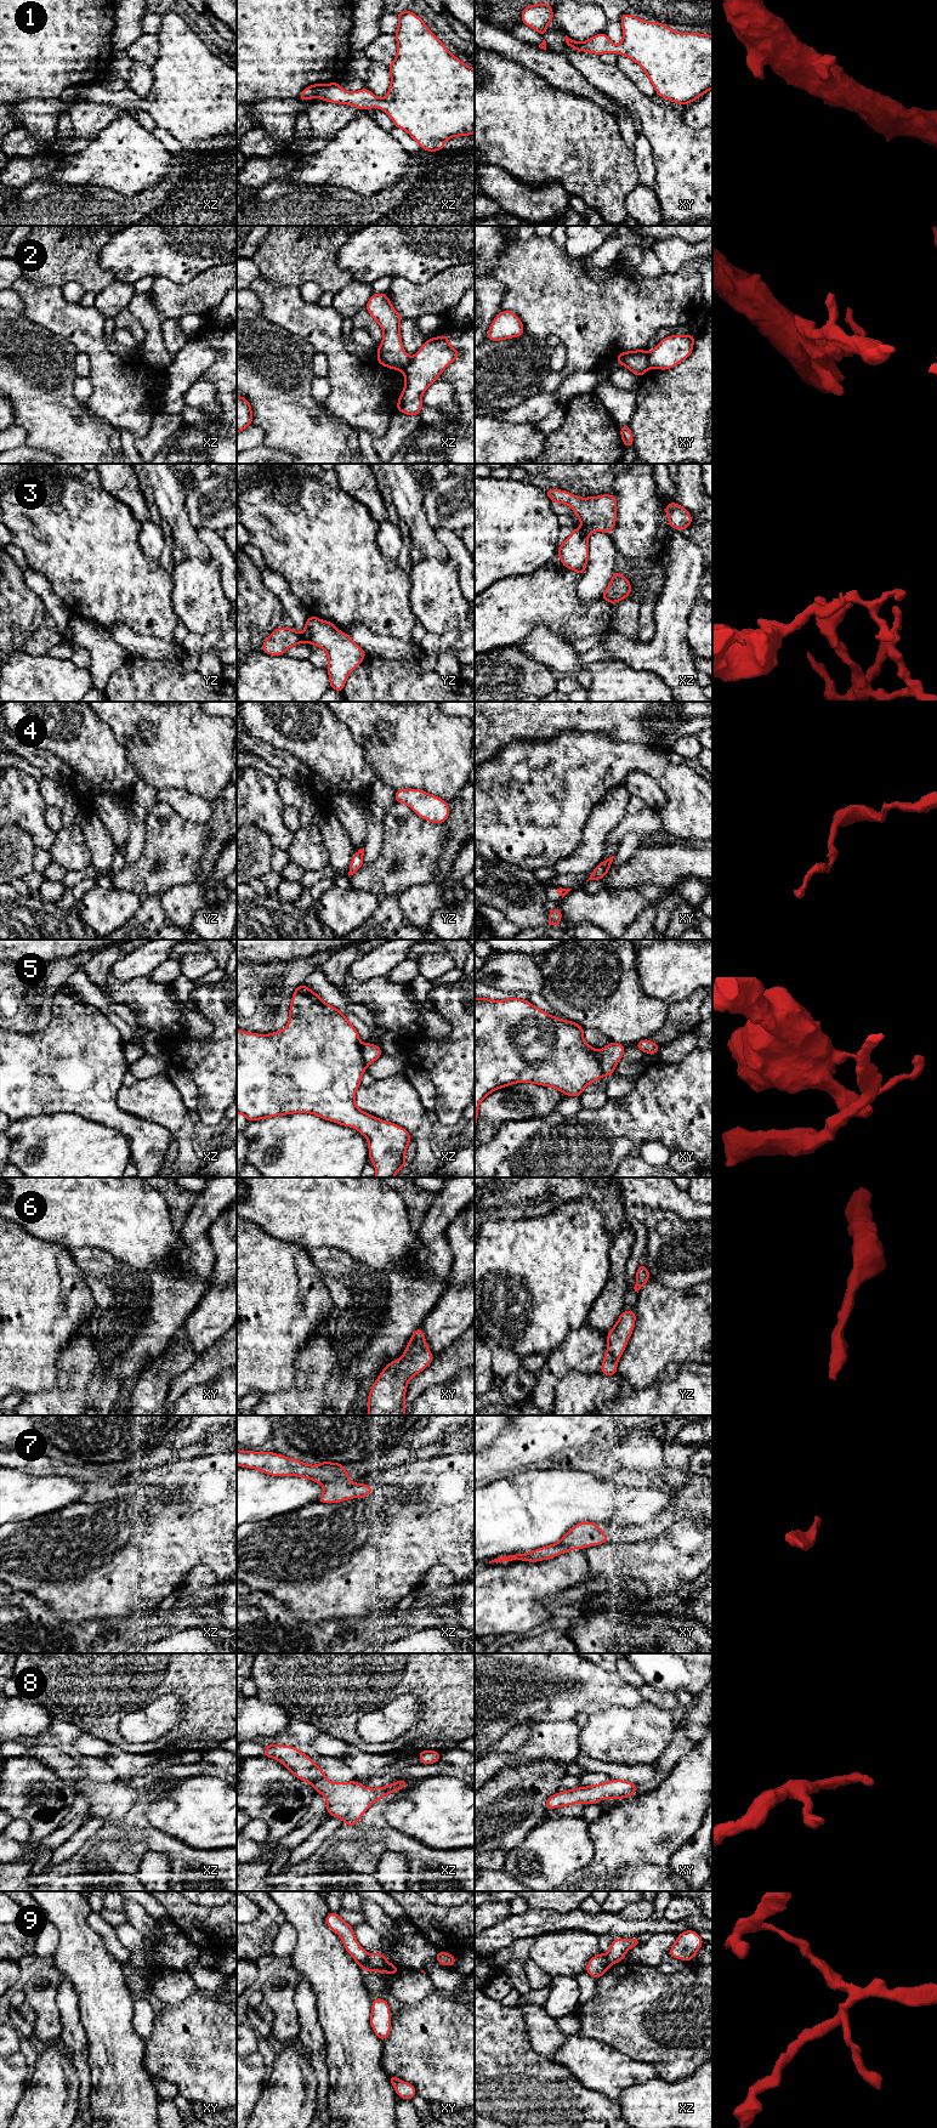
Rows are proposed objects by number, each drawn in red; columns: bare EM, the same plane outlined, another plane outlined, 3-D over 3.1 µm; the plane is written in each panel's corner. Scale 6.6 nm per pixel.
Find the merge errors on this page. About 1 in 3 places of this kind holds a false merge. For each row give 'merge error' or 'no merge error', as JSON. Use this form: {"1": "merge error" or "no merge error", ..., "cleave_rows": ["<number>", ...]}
{"1": "no merge error", "2": "merge error", "3": "merge error", "4": "no merge error", "5": "merge error", "6": "no merge error", "7": "no merge error", "8": "no merge error", "9": "merge error", "cleave_rows": ["2", "3", "5", "9"]}

